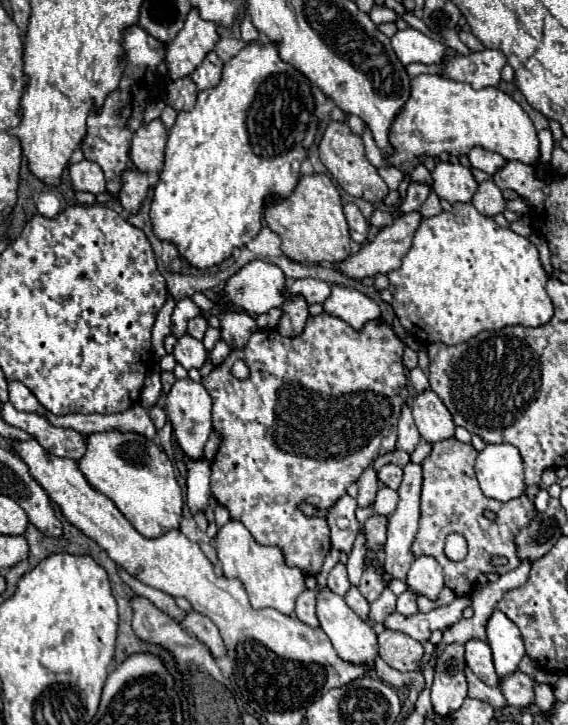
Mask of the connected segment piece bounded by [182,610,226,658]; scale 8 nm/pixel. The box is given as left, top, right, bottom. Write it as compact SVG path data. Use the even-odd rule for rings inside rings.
M188 610L182 624L190 634L194 634L198 640L202 640L216 658L222 658L226 654L226 648L224 648L220 634L218 634L218 628L208 616L202 616L200 612Z

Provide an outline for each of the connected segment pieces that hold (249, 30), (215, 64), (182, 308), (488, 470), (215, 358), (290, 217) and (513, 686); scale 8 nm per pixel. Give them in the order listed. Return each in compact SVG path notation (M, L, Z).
M242 18L242 22L240 22L240 34L242 34L242 40L244 42L252 42L252 40L258 40L260 38L258 30L254 28L254 24L248 18Z
M210 52L210 54L204 58L204 62L190 74L190 78L194 80L194 84L198 86L198 90L214 88L214 86L220 82L222 66L224 66L224 62L216 56L216 52Z
M190 298L180 300L180 302L176 304L176 308L174 308L174 312L172 312L172 326L170 326L172 336L176 336L176 338L184 336L184 334L186 334L186 322L188 322L190 318L198 316L198 314L200 314L200 308L198 308Z
M488 444L476 458L476 478L484 496L508 502L524 494L524 464L512 444Z
M219 340L215 344L214 350L210 352L210 360L212 360L212 364L214 364L214 366L222 364L230 352L231 348L223 340Z
M324 174L302 176L296 190L280 200L276 196L266 198L264 218L268 228L280 236L282 252L300 264L322 264L342 262L350 254L350 234L342 212L342 202L336 186Z
M514 672L510 676L504 676L500 682L500 690L506 696L510 706L530 706L534 704L534 678L530 678L524 672Z

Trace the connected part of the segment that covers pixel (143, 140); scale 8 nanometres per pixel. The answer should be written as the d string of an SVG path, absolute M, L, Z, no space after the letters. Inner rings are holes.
M156 118L136 130L130 148L130 160L140 172L160 172L164 164L168 132L164 124Z

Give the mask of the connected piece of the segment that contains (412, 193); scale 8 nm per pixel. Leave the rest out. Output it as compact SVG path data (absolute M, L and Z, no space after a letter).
M412 182L410 186L408 186L408 192L406 192L406 198L400 202L400 206L398 206L398 212L394 212L392 216L398 216L400 212L414 212L414 210L418 210L422 204L424 204L424 200L428 198L428 194L430 194L430 188L426 186L426 184L416 184L416 182Z

